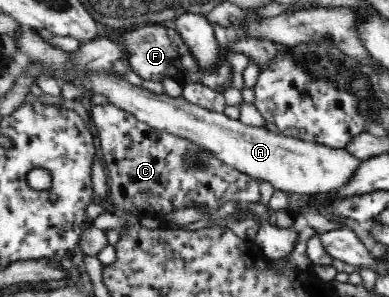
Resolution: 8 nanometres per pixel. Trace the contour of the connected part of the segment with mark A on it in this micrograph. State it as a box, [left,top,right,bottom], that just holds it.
[89,71,359,196]

